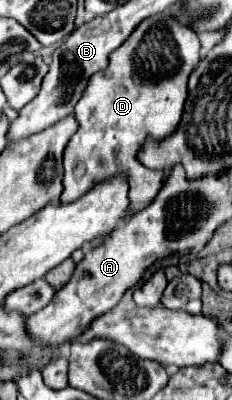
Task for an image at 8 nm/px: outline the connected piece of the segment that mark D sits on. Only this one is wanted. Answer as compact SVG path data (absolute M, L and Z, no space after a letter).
M149 17L109 55L109 65L89 79L73 113L79 121L79 129L67 143L63 155L65 175L61 203L71 203L97 183L121 173L133 189L133 195L129 195L131 215L153 201L169 171L153 171L141 165L137 153L141 145L145 145L145 139L161 141L179 127L187 99L187 79L201 59L199 49L197 33L185 27L185 23L177 23L173 17Z

